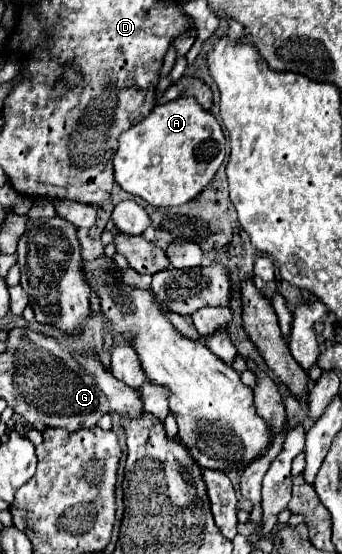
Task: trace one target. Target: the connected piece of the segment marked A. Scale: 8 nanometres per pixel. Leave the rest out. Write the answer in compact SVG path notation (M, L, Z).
M192 97L156 105L154 111L120 135L114 157L114 179L130 195L154 207L174 207L192 201L216 175L224 161L226 137L220 123Z

